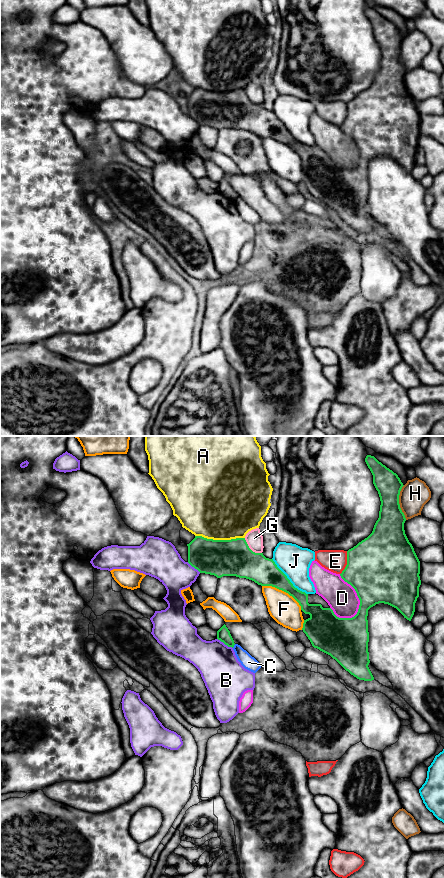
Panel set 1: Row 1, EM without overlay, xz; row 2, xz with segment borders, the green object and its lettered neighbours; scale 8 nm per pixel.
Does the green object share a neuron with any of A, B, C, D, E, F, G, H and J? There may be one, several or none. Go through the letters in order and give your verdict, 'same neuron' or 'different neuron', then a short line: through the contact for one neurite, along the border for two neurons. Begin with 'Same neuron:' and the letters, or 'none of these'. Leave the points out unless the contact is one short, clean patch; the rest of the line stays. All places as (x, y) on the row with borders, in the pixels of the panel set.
Same neuron: none of these
A: different neuron
B: different neuron
C: different neuron | xz (235, 644), (232, 647)
D: different neuron
E: different neuron
F: different neuron
G: different neuron
H: different neuron
J: different neuron

